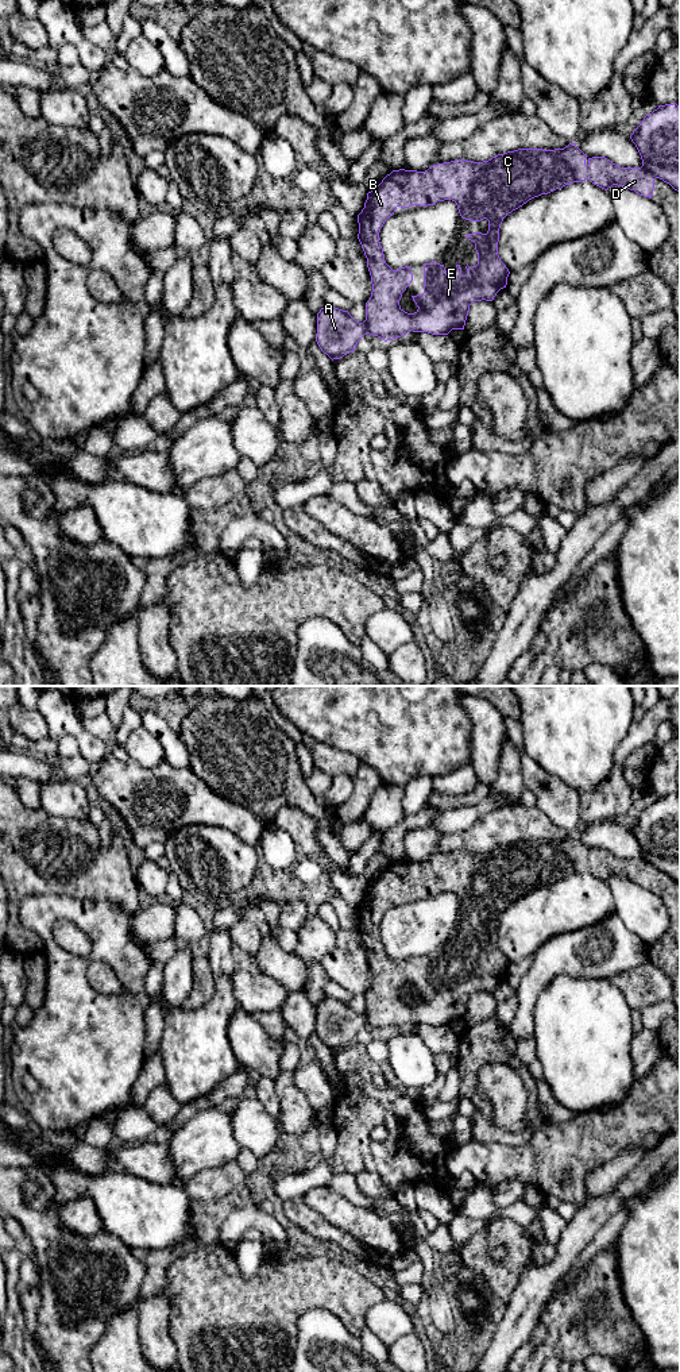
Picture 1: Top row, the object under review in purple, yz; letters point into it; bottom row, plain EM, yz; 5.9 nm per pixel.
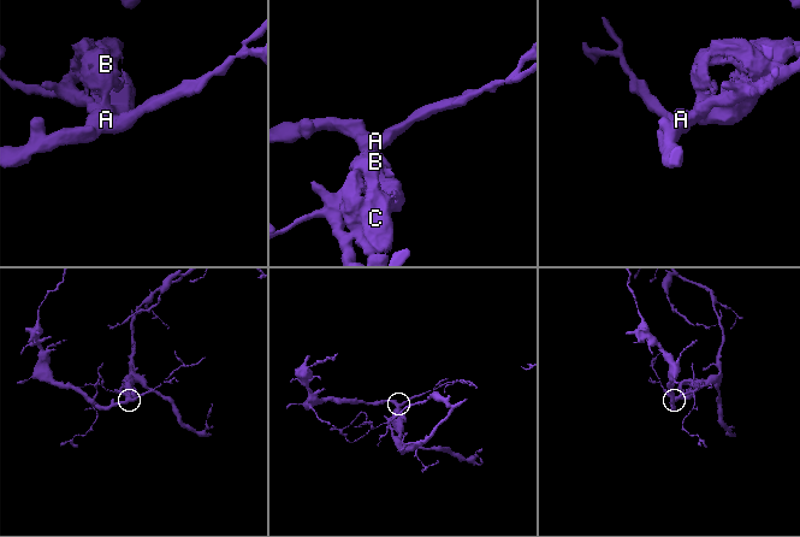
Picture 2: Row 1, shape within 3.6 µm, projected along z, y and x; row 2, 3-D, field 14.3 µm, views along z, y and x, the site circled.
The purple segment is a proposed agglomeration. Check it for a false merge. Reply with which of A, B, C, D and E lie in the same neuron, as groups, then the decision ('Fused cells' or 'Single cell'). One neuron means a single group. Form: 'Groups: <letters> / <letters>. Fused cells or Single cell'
Groups: A / B C D E. Fused cells

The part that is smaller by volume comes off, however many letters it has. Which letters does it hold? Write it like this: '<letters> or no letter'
B, C, D, E

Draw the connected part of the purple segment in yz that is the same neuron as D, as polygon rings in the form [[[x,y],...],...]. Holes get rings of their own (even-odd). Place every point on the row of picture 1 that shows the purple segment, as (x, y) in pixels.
[[[576,143],[555,150],[518,149],[483,162],[456,159],[433,165],[425,172],[393,170],[375,189],[367,193],[364,208],[358,215],[358,239],[367,258],[372,284],[371,297],[366,302],[368,334],[387,342],[410,331],[448,335],[452,329],[464,329],[470,305],[474,301],[492,301],[497,293],[507,285],[510,271],[498,255],[499,228],[503,219],[534,197],[587,178],[604,190],[618,185],[649,199],[652,199],[656,180],[644,166],[621,167],[604,157],[588,158]],[[444,200],[455,201],[460,216],[465,220],[488,220],[486,234],[467,234],[467,239],[475,243],[478,265],[472,267],[467,265],[465,275],[461,274],[460,265],[456,265],[449,278],[444,265],[436,261],[424,263],[424,293],[412,296],[418,309],[414,313],[407,313],[401,308],[399,300],[413,281],[410,266],[393,270],[386,263],[379,232],[398,207],[402,209],[412,205],[428,207]]]

